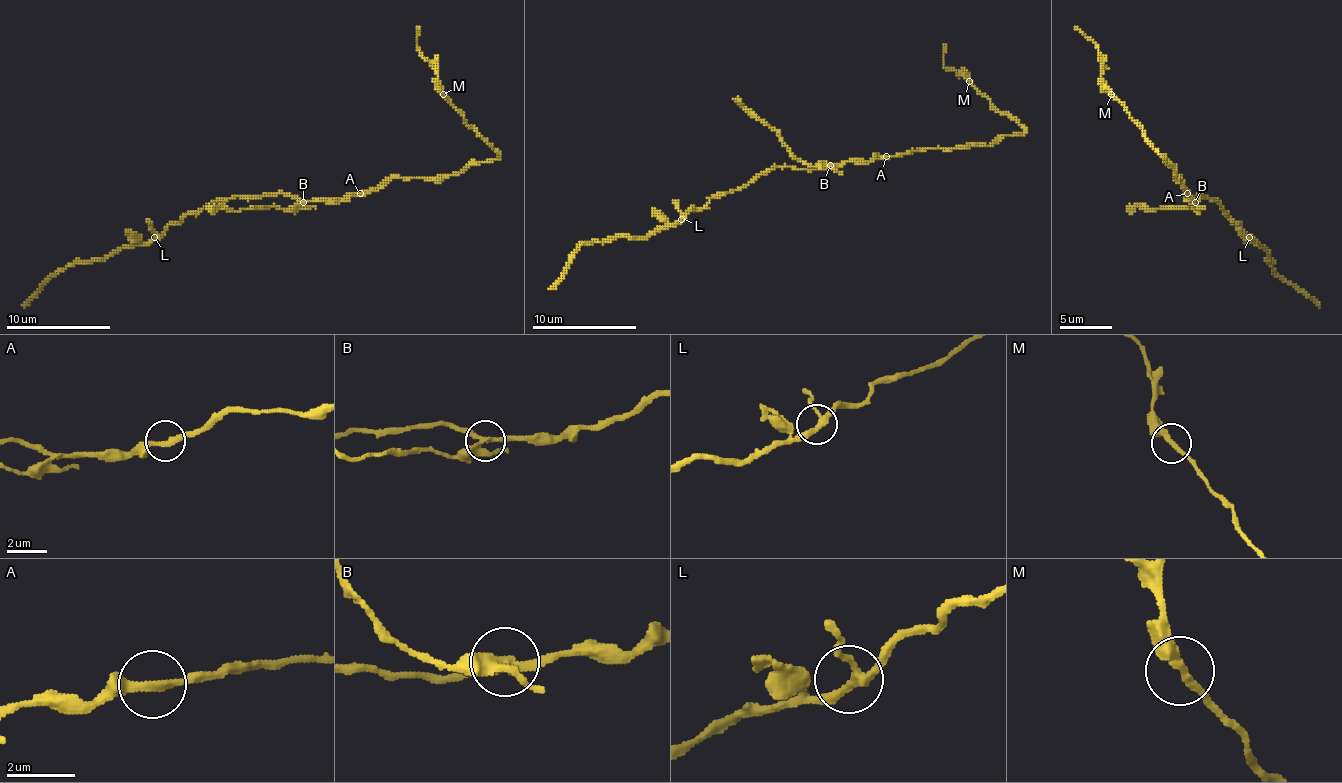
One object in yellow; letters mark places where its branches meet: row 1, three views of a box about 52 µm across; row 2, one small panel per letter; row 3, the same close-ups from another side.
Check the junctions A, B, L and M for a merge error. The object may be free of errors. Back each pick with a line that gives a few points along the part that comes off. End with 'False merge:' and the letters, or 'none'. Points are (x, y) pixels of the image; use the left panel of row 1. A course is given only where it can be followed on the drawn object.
B: Course of the part to remove: (302, 201), (287, 209), (253, 206), (237, 211), (222, 206), (206, 209)
False merge: B

